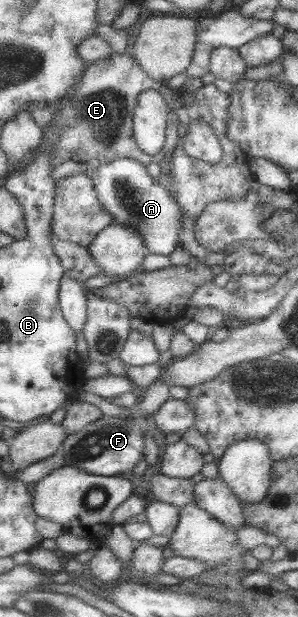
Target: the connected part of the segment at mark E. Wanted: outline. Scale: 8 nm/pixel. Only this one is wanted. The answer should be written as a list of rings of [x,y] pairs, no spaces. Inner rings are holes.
[[[125,52],[111,53],[108,57],[88,64],[81,78],[78,88],[68,97],[61,97],[58,103],[58,113],[52,116],[52,126],[58,132],[57,141],[50,151],[50,157],[61,157],[85,166],[89,159],[98,159],[99,163],[108,163],[113,159],[133,159],[146,166],[149,163],[158,163],[167,159],[172,153],[176,142],[180,139],[177,131],[177,117],[174,112],[168,111],[166,138],[162,149],[154,155],[142,153],[133,141],[130,123],[136,96],[141,91],[152,89],[158,91],[167,103],[176,99],[179,89],[172,89],[165,81],[156,82],[140,70],[139,65]]]

